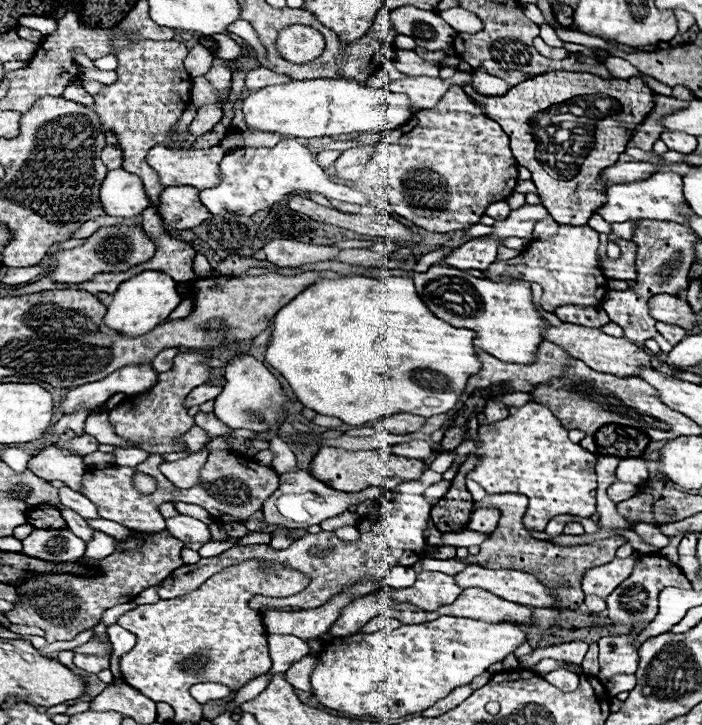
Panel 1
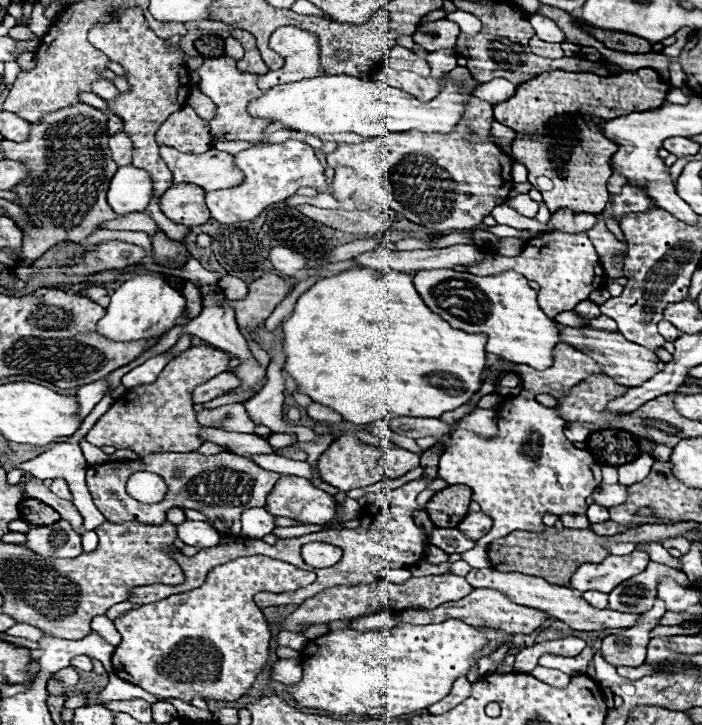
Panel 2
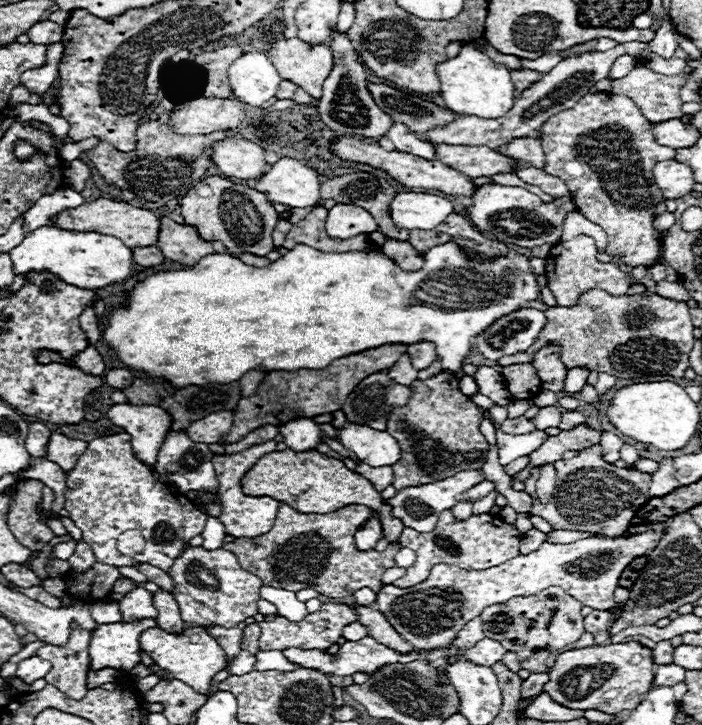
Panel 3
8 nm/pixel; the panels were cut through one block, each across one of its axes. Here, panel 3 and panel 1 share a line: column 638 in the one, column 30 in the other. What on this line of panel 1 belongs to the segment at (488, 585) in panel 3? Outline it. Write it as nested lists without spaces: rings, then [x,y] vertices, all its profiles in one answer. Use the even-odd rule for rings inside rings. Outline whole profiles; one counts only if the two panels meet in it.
[[[36,528],[28,538],[22,540],[24,554],[48,562],[76,562],[84,556],[86,544],[72,534],[70,528],[42,530]]]

